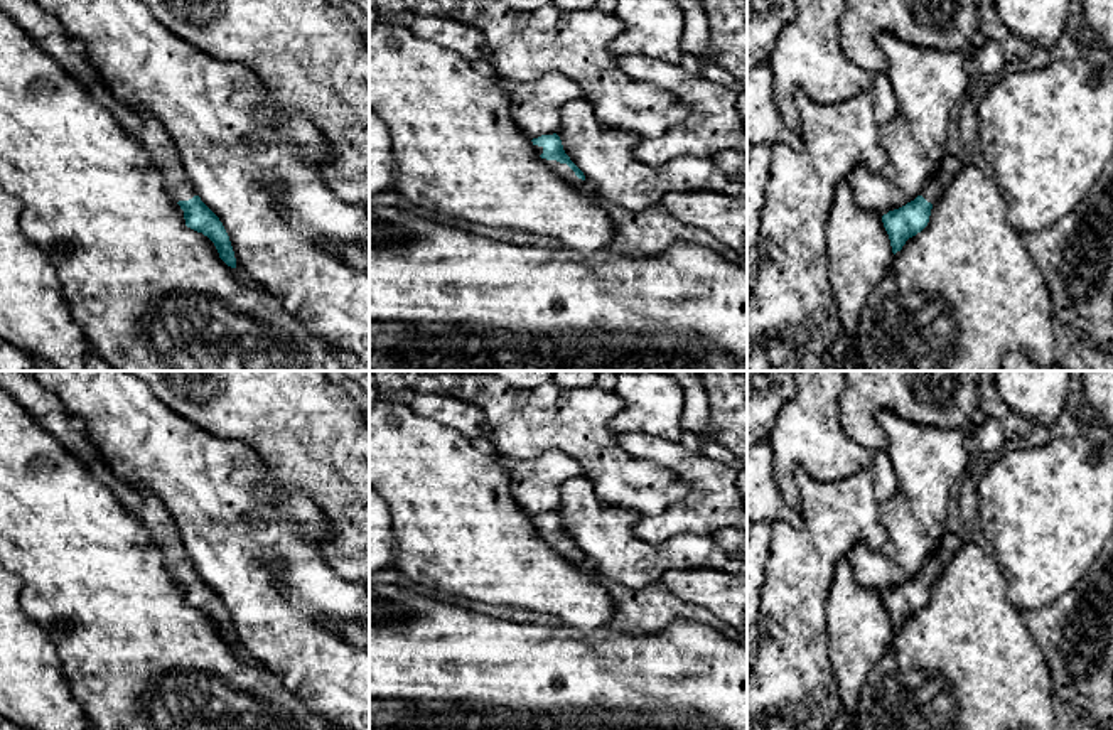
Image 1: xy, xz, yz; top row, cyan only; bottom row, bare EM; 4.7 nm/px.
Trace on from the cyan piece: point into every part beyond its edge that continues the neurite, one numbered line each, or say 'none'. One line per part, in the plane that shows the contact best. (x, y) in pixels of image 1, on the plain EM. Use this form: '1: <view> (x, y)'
1: xz (564, 548)

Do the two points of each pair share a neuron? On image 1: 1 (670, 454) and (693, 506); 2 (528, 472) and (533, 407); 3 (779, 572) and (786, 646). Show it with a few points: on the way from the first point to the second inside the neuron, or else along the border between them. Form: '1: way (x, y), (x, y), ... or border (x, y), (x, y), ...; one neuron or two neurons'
1: way (683, 467), (693, 477), (693, 493); one neuron
2: border (500, 454), (569, 456); two neurons
3: way (786, 590), (786, 628); one neuron

